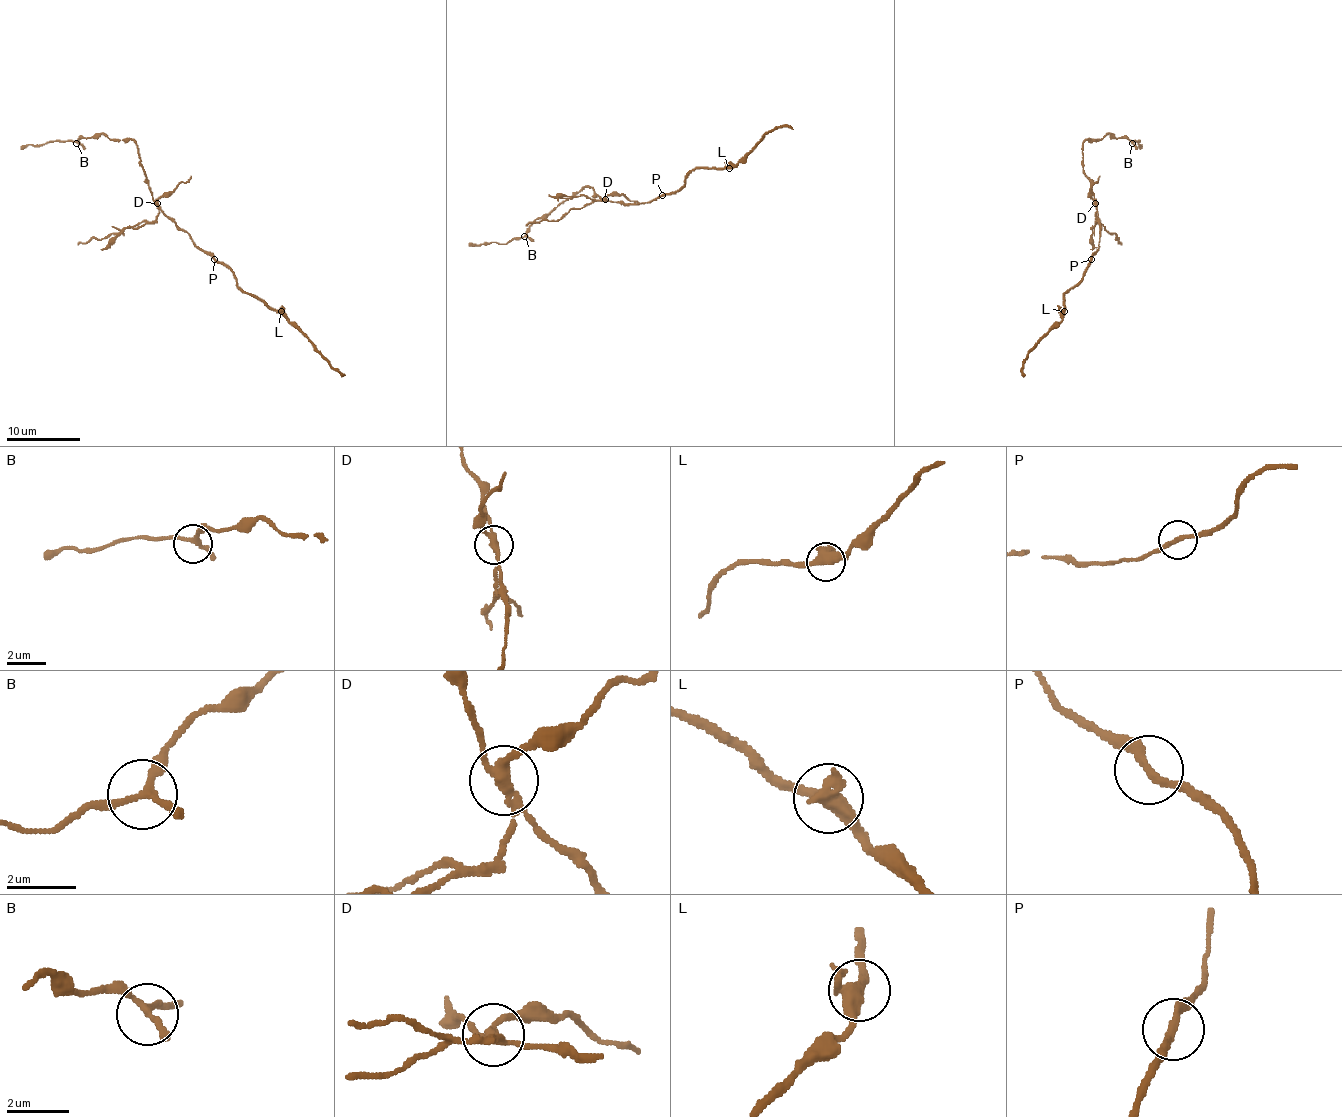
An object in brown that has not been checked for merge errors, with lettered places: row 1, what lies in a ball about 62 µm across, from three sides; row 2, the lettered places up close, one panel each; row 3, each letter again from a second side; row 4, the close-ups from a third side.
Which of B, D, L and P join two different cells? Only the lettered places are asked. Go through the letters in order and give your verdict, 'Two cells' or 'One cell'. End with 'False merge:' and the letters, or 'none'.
B: One cell
D: Two cells
L: One cell
P: One cell
False merge: D

